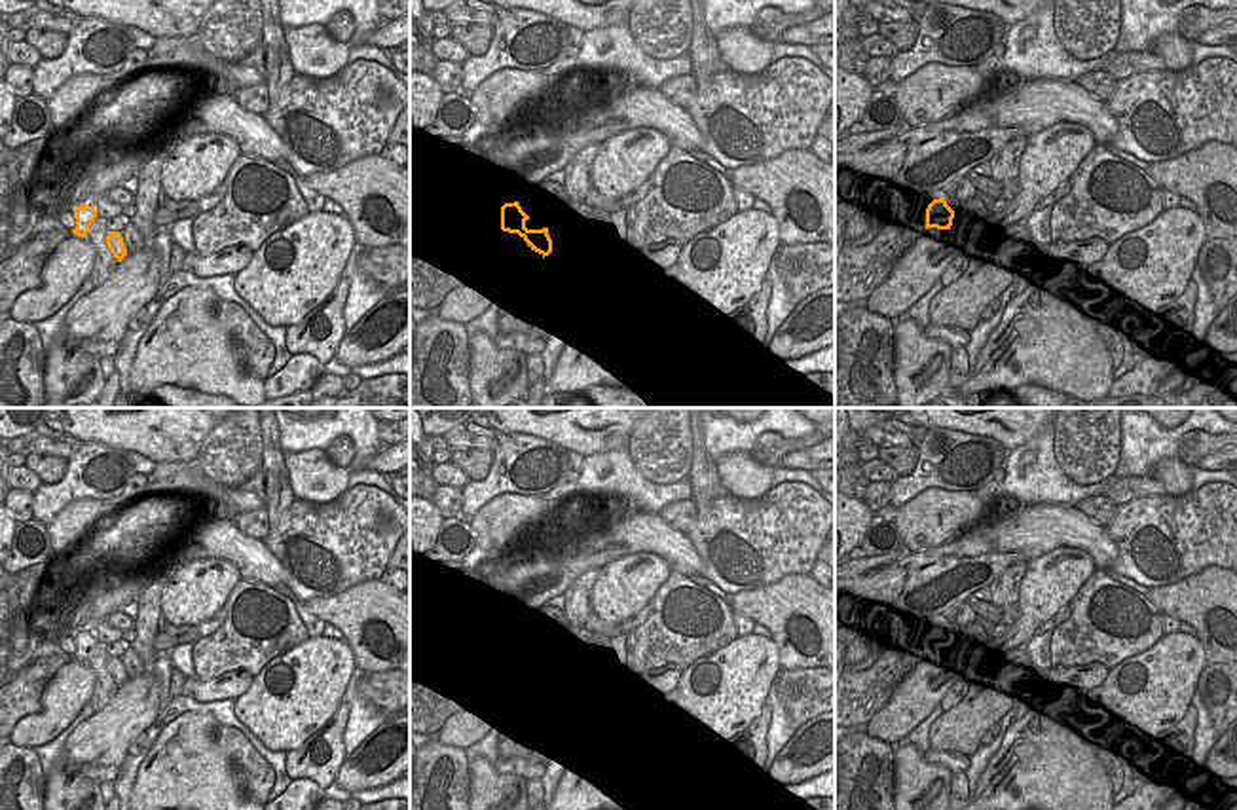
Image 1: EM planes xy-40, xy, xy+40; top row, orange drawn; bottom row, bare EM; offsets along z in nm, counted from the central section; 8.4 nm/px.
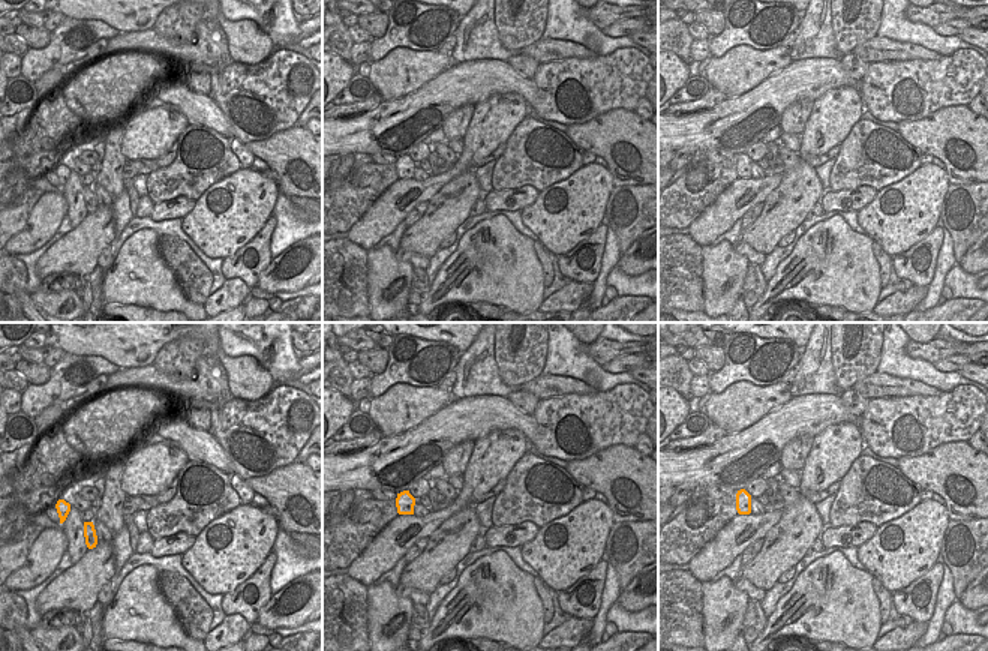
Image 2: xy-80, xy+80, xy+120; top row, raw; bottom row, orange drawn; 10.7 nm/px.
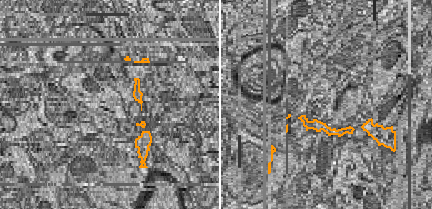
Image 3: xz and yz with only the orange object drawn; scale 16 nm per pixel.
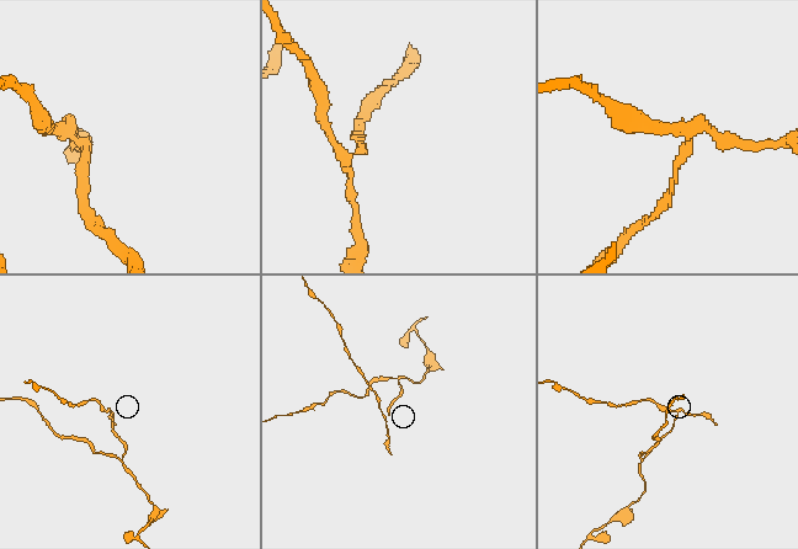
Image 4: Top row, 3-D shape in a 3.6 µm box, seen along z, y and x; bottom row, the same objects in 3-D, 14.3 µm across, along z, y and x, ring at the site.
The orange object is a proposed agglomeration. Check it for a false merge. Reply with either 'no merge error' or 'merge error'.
merge error

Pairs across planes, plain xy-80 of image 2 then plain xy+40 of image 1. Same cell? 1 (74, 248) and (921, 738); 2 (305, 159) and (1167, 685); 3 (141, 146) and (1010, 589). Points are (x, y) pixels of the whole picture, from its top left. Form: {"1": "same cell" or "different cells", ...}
{"1": "different cells", "2": "different cells", "3": "different cells"}

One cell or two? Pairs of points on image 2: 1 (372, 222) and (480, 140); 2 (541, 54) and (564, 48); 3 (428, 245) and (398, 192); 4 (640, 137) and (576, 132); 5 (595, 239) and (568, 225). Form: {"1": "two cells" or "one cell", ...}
{"1": "one cell", "2": "one cell", "3": "two cells", "4": "one cell", "5": "two cells"}

